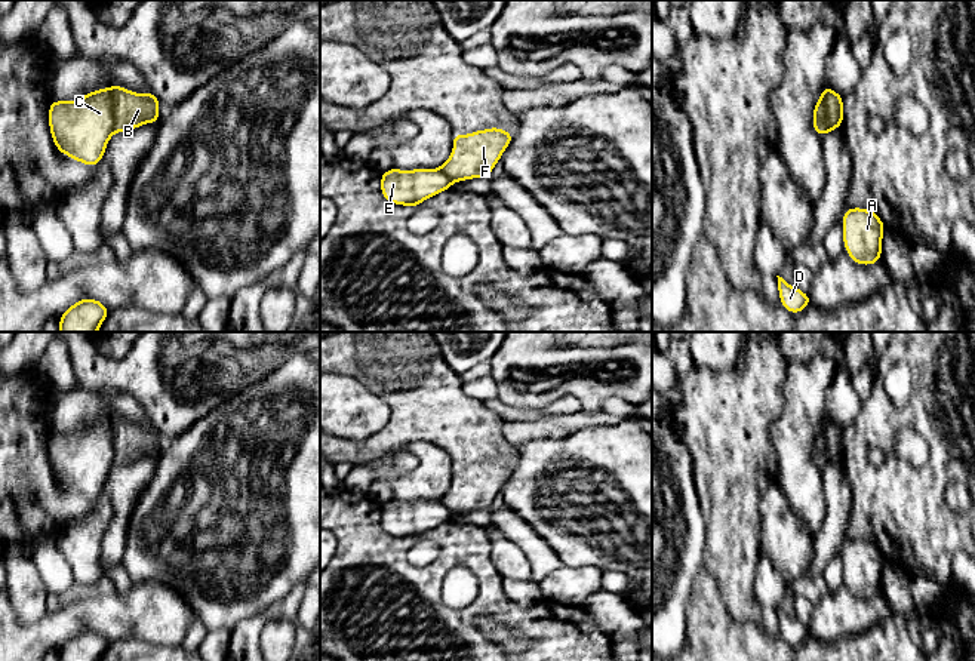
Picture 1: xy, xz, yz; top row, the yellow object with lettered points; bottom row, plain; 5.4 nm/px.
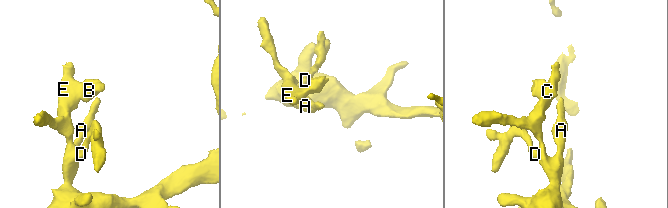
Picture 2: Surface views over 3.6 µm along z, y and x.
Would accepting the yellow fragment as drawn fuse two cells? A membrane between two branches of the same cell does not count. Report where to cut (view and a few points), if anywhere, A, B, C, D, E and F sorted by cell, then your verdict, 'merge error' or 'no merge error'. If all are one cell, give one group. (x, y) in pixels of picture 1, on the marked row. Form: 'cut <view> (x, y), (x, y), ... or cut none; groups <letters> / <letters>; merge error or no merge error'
cut xy (110, 88), (113, 95), (113, 132); groups A C D E / B F; merge error

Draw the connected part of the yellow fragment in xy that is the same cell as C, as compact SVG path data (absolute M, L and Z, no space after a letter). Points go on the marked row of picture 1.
M102 87L74 101L50 101L49 130L59 153L98 166L113 135L114 95Z

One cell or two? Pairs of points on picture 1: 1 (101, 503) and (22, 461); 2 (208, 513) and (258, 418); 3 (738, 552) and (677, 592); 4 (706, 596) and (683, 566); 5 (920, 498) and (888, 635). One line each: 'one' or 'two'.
1: two
2: one
3: two
4: two
5: two

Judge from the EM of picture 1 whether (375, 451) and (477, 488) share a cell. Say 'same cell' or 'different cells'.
same cell

